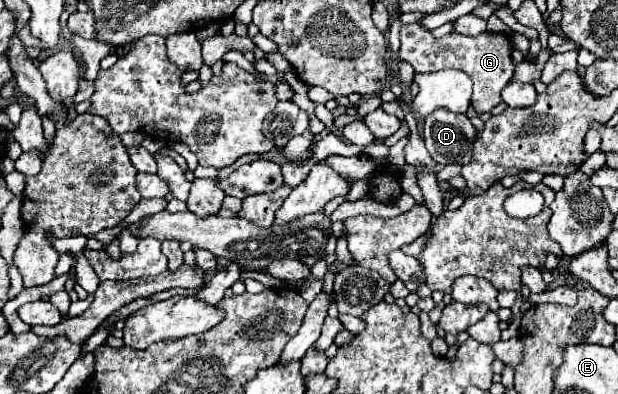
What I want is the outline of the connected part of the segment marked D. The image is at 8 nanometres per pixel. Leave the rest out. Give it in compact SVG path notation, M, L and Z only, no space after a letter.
M438 109L424 121L424 143L430 157L440 165L468 165L476 129L466 115Z

